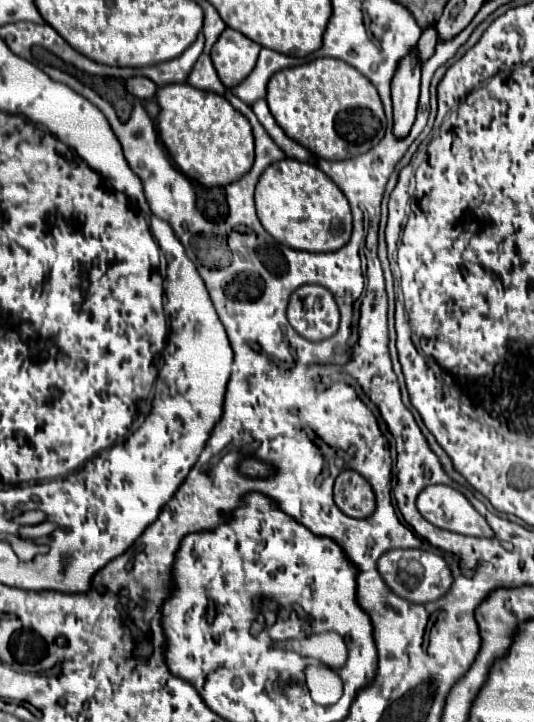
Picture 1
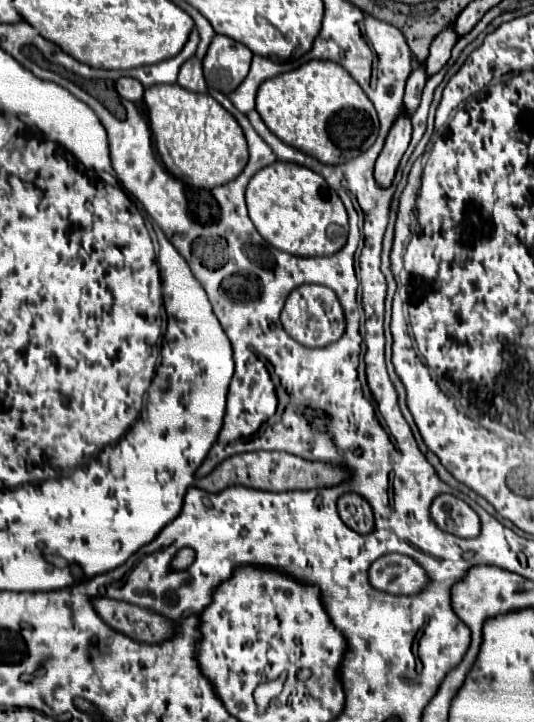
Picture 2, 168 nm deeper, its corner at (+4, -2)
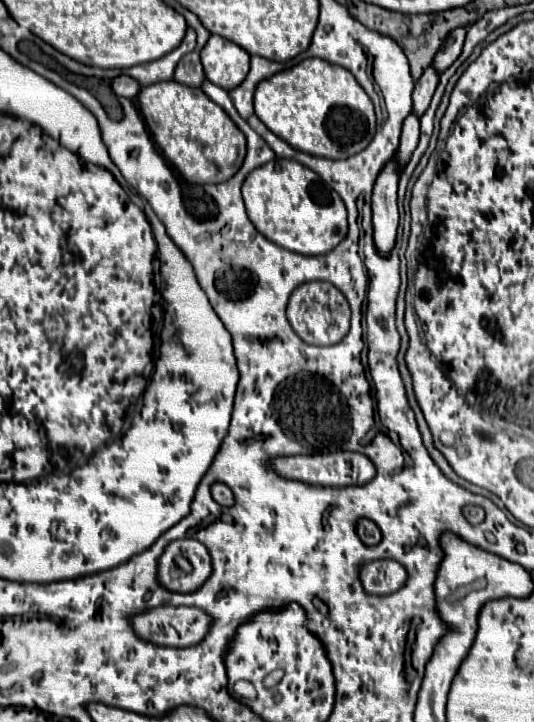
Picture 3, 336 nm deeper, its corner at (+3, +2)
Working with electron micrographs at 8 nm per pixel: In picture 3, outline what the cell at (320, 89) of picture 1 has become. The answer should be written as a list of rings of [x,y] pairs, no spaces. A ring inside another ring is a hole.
[[[317,57],[263,79],[255,89],[255,113],[291,147],[325,159],[353,157],[375,135],[375,111],[369,95],[351,71]]]

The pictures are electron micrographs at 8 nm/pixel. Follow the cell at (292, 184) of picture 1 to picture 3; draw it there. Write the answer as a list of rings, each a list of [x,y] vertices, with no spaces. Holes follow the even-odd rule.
[[[273,159],[257,167],[243,183],[243,201],[257,231],[295,253],[329,253],[347,235],[347,209],[341,197],[315,171],[293,159]]]

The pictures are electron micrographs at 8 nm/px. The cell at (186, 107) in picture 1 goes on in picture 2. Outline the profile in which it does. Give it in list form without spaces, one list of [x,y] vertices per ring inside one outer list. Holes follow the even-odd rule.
[[[152,85],[144,91],[150,129],[166,169],[196,189],[214,189],[238,177],[248,161],[244,133],[236,119],[208,93],[194,93],[180,85]]]

